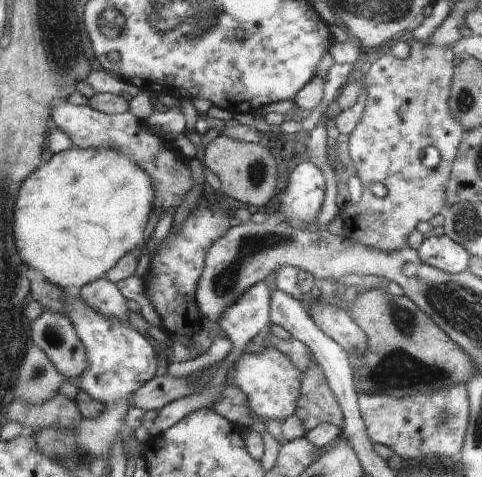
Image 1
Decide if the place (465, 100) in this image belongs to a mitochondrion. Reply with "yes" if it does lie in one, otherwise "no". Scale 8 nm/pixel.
yes

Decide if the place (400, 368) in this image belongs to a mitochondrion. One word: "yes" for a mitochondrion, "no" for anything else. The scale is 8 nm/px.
yes

